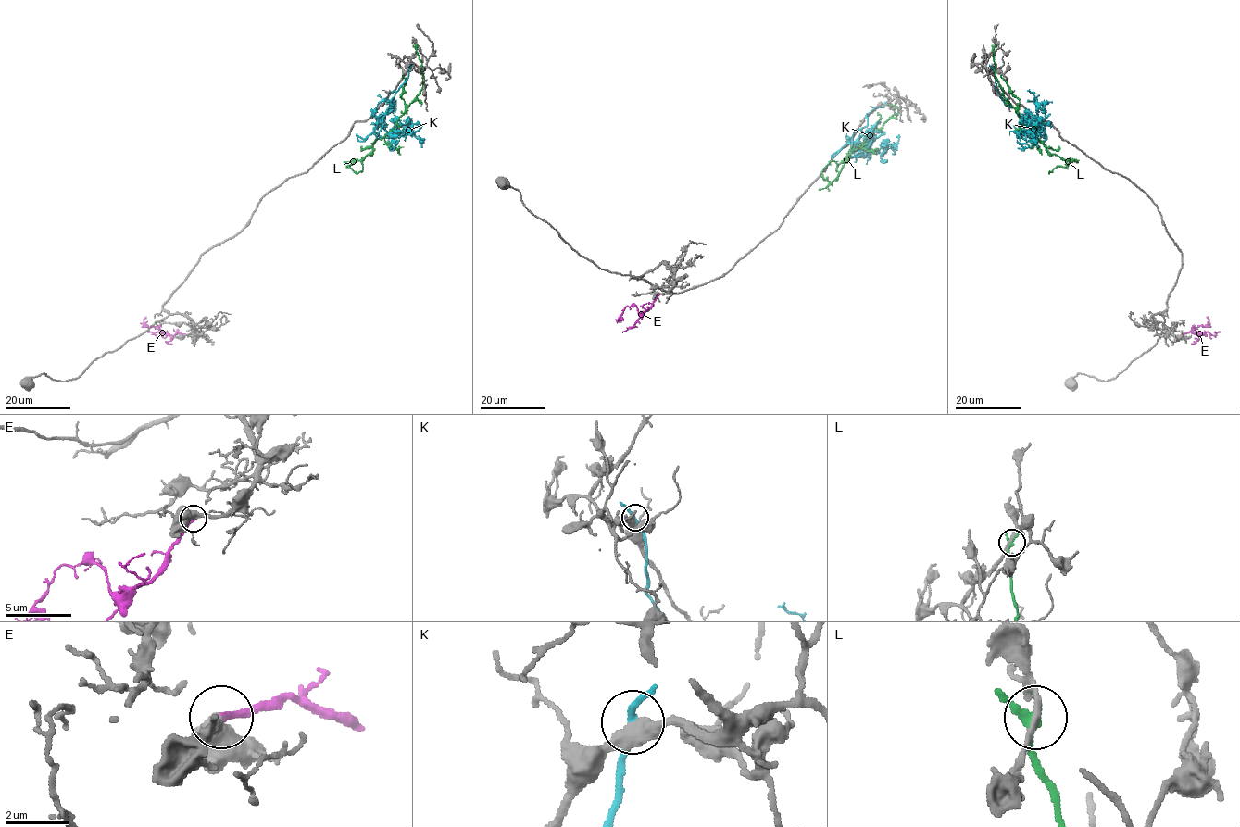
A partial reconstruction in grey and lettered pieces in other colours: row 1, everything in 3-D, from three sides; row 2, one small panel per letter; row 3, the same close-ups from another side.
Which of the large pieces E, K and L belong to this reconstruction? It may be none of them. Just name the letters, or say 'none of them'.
E

